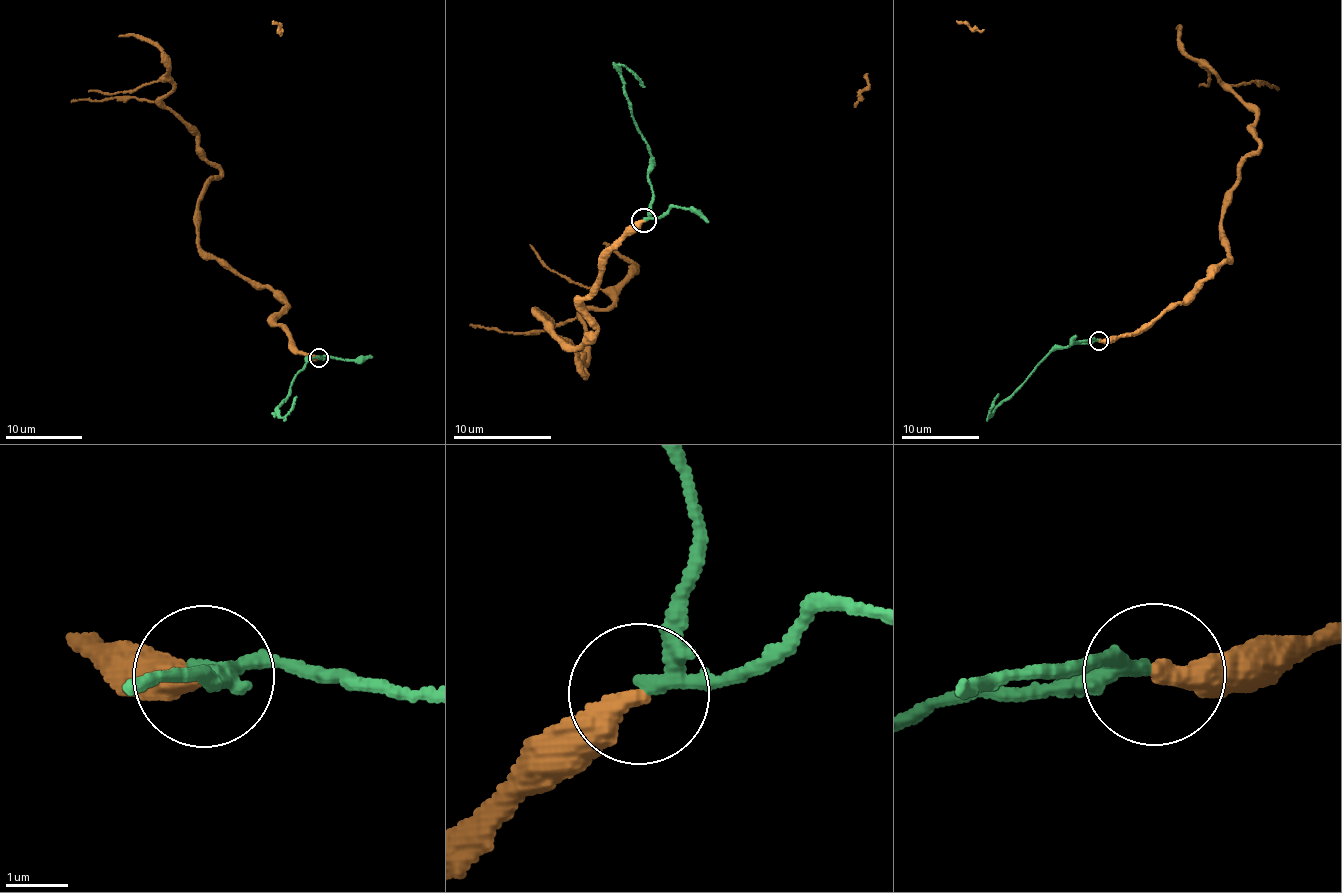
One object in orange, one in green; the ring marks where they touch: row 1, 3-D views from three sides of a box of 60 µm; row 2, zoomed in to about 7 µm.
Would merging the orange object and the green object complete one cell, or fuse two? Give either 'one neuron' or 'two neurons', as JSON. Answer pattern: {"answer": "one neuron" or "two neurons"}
{"answer": "two neurons"}

